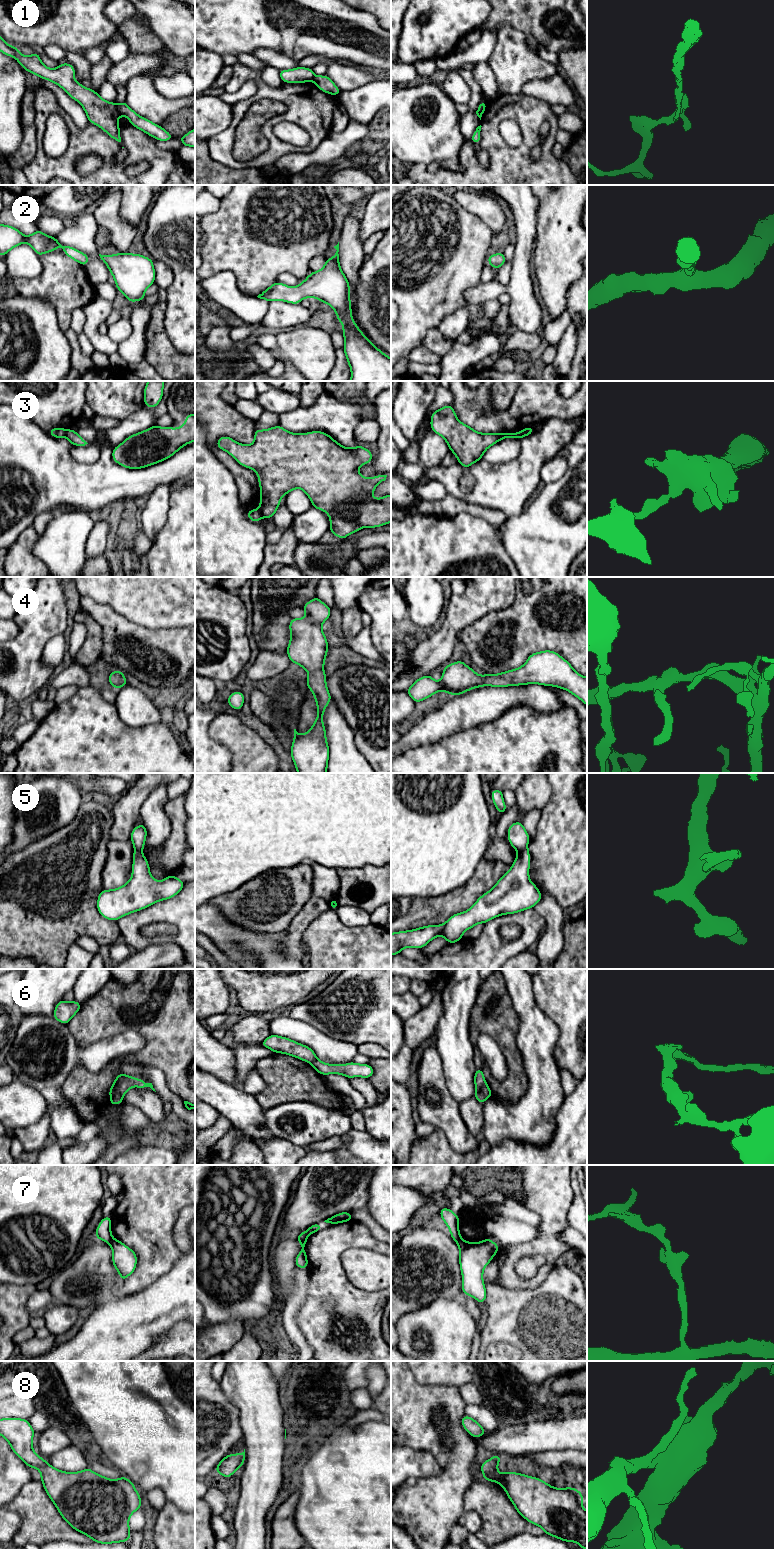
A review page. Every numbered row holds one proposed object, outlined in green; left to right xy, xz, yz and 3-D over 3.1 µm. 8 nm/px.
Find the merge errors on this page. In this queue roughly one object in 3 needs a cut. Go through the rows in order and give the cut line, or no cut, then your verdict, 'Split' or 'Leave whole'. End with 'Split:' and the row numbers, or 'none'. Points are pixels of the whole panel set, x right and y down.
1: Split along xy (116, 104), (120, 114). Split
2: No split. Leave whole
3: Split along xy (67, 430), (64, 436). Split
4: No split. Leave whole
5: Split along yz (527, 848), (524, 848), (519, 853). Split
6: Split along xy (126, 1075), (118, 1086), (118, 1093), (122, 1098). Split
7: Split along yz (461, 1239), (456, 1241). Split
8: No split. Leave whole
Split: 1, 3, 5, 6, 7

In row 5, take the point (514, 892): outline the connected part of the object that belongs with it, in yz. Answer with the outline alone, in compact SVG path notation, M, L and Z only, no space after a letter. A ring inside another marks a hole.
M524 849L517 855L510 870L467 911L452 915L441 925L391 933L391 956L400 954L406 947L421 949L438 936L444 937L448 944L456 943L466 930L478 923L485 924L501 915L534 908L542 895L529 879L529 867L530 854L528 849Z

